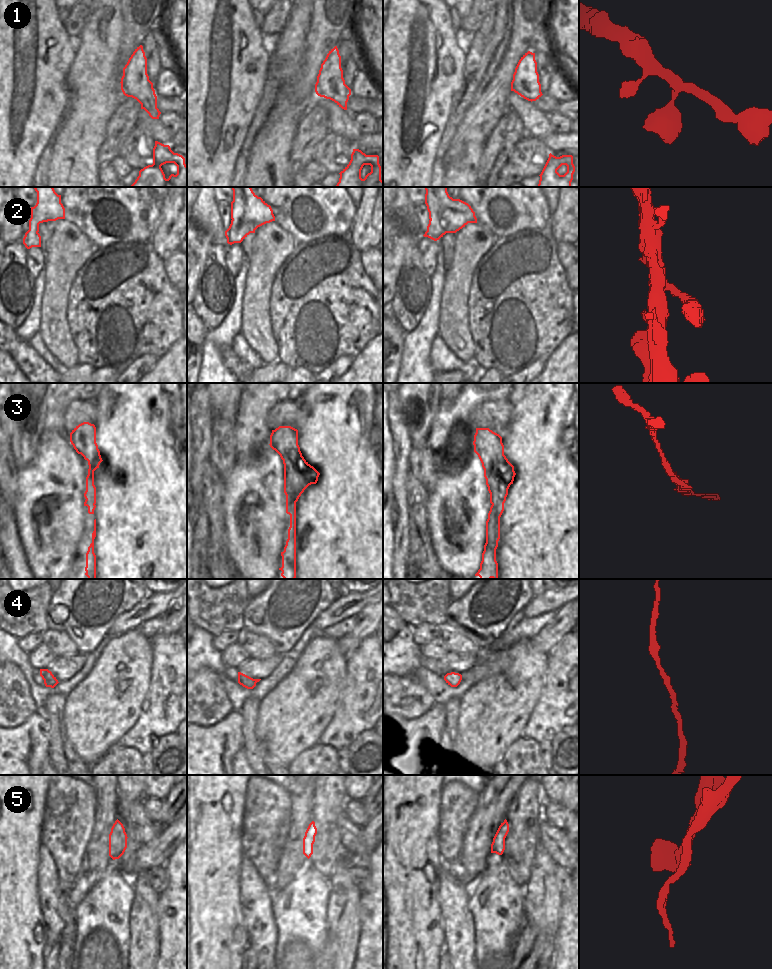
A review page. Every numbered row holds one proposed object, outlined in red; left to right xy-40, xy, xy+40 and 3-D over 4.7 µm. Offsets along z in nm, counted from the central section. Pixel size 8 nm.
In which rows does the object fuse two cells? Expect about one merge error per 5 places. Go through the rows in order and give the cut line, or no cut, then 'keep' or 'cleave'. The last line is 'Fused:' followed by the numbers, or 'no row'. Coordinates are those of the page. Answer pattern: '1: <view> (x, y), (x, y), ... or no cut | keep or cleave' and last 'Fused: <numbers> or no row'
1: no cut | keep
2: xy (259, 197), (254, 206), (248, 206), (243, 210), (234, 233) | cleave
3: no cut | keep
4: no cut | keep
5: no cut | keep
Fused: 2

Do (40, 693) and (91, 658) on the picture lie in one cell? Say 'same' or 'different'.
same

